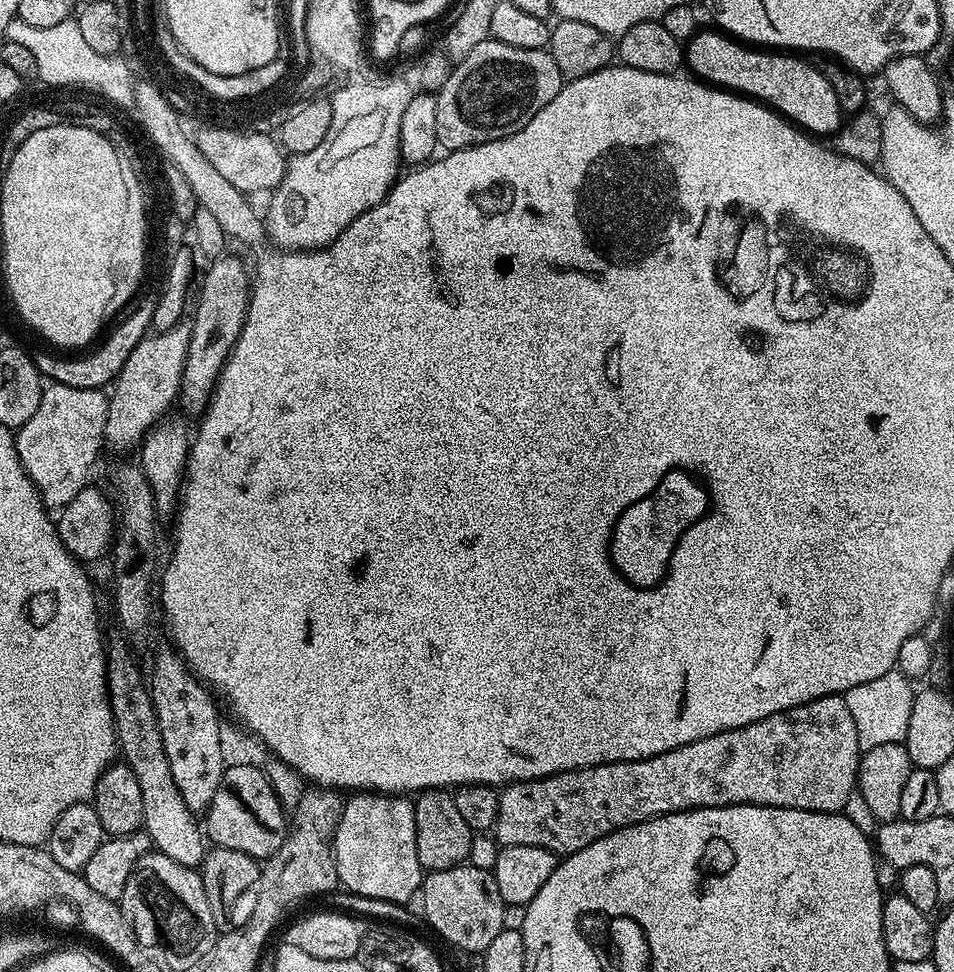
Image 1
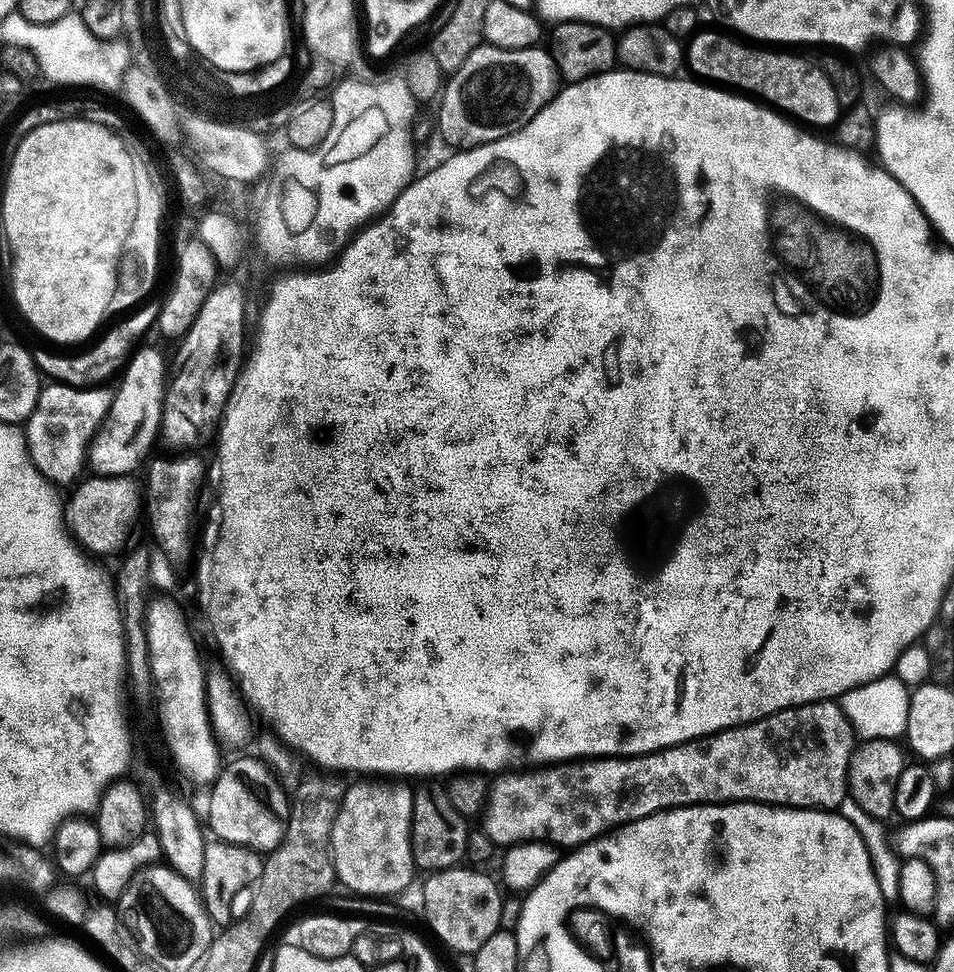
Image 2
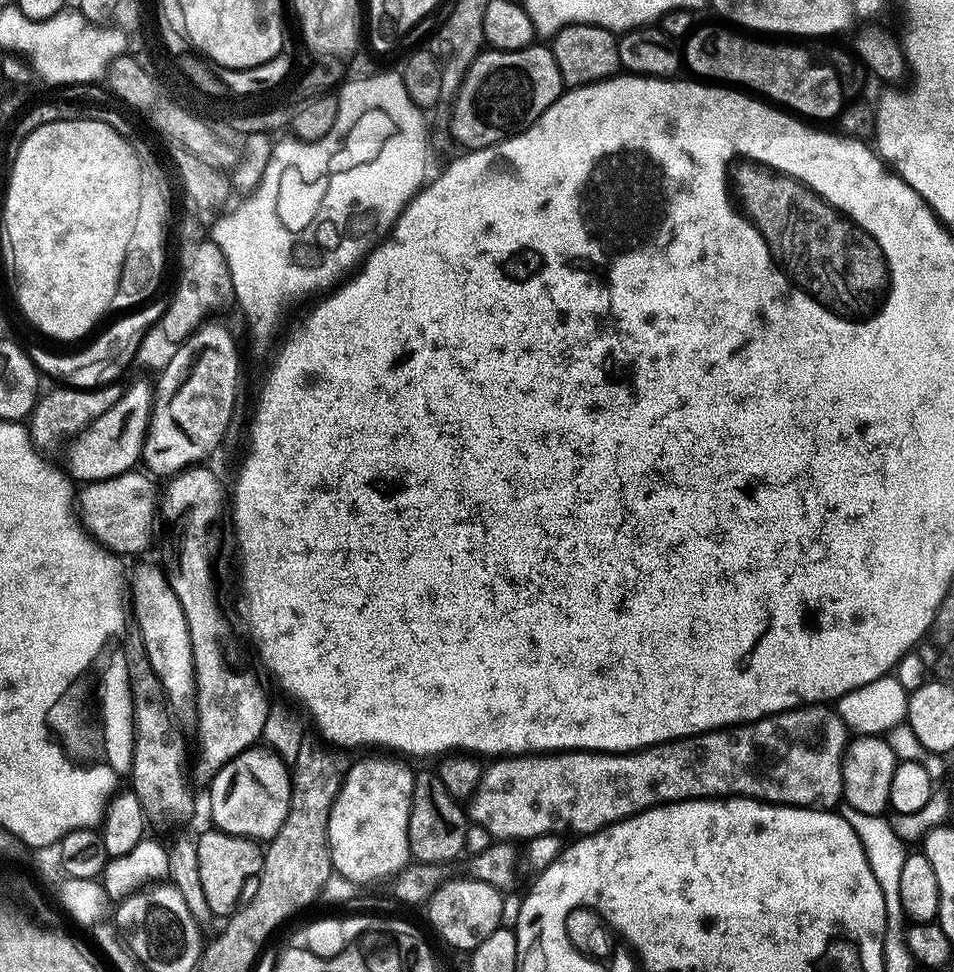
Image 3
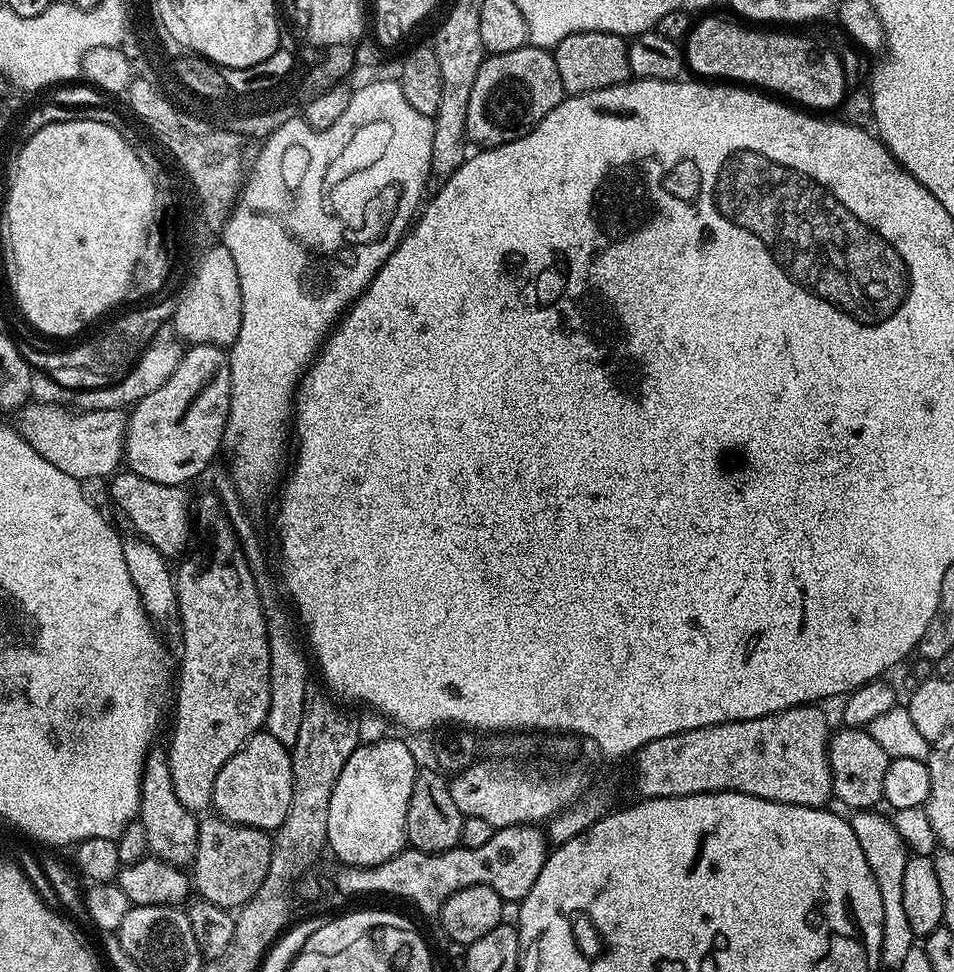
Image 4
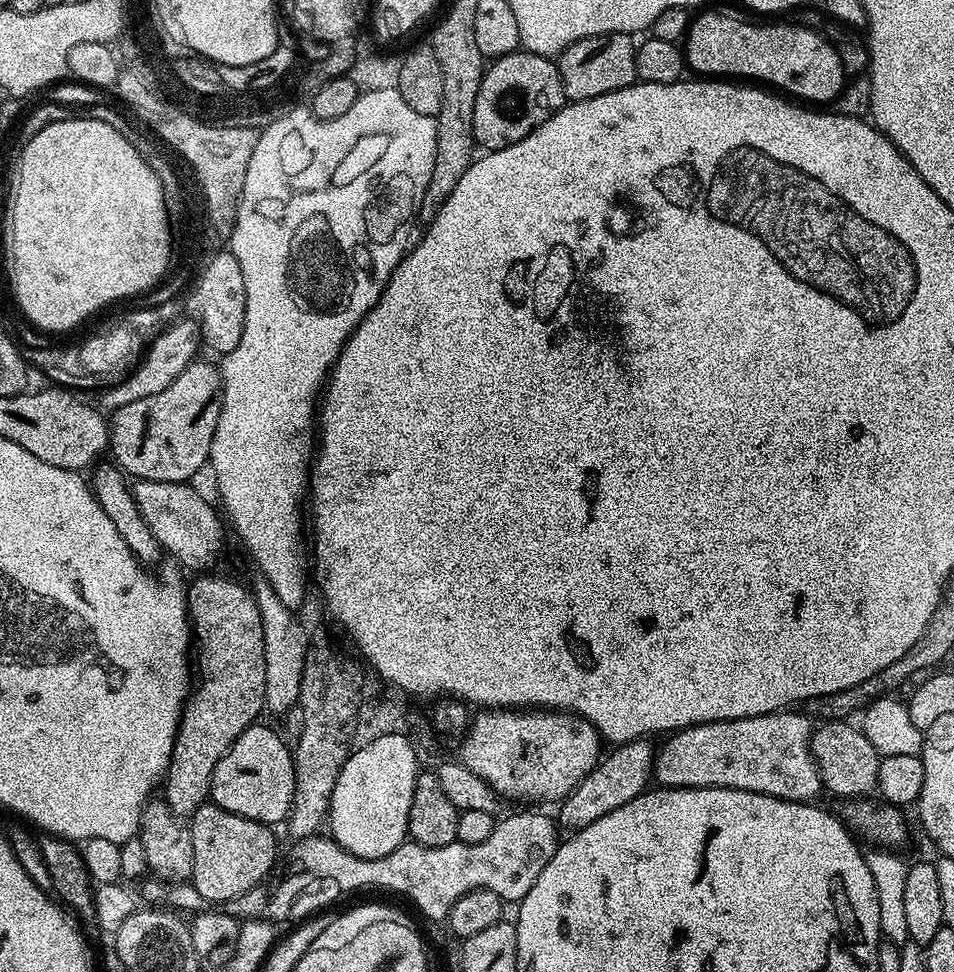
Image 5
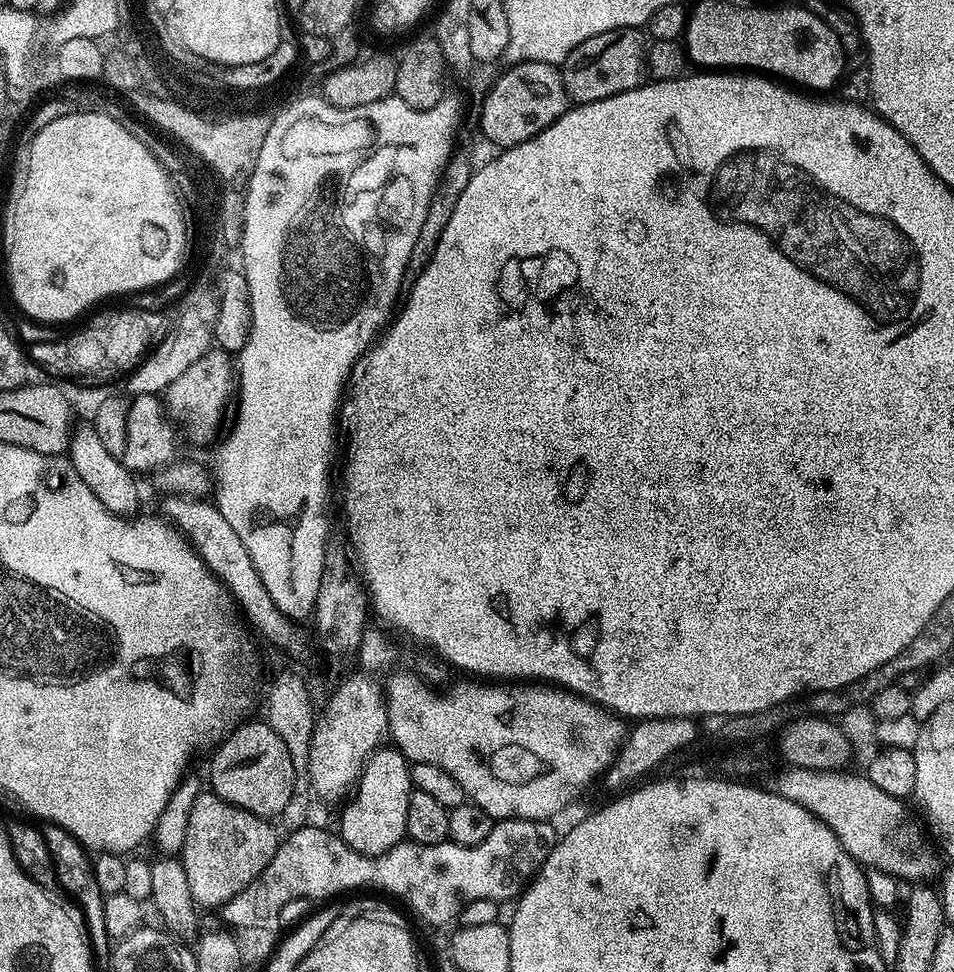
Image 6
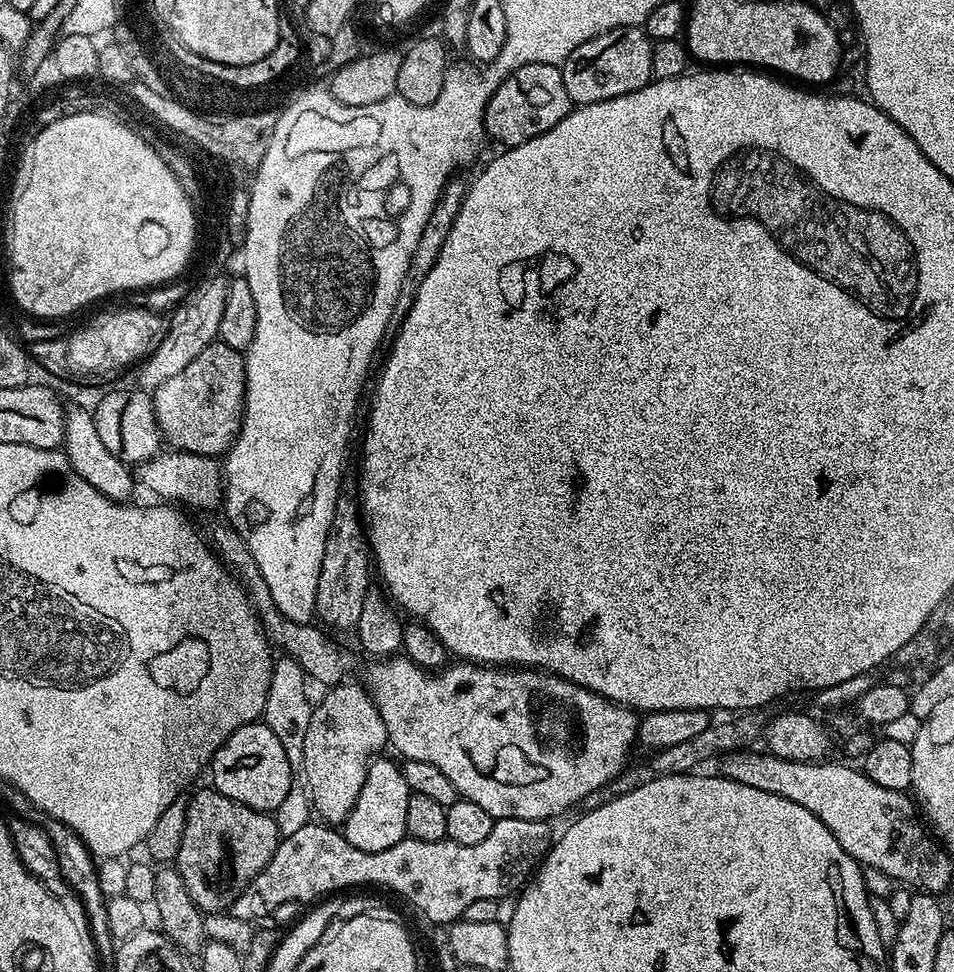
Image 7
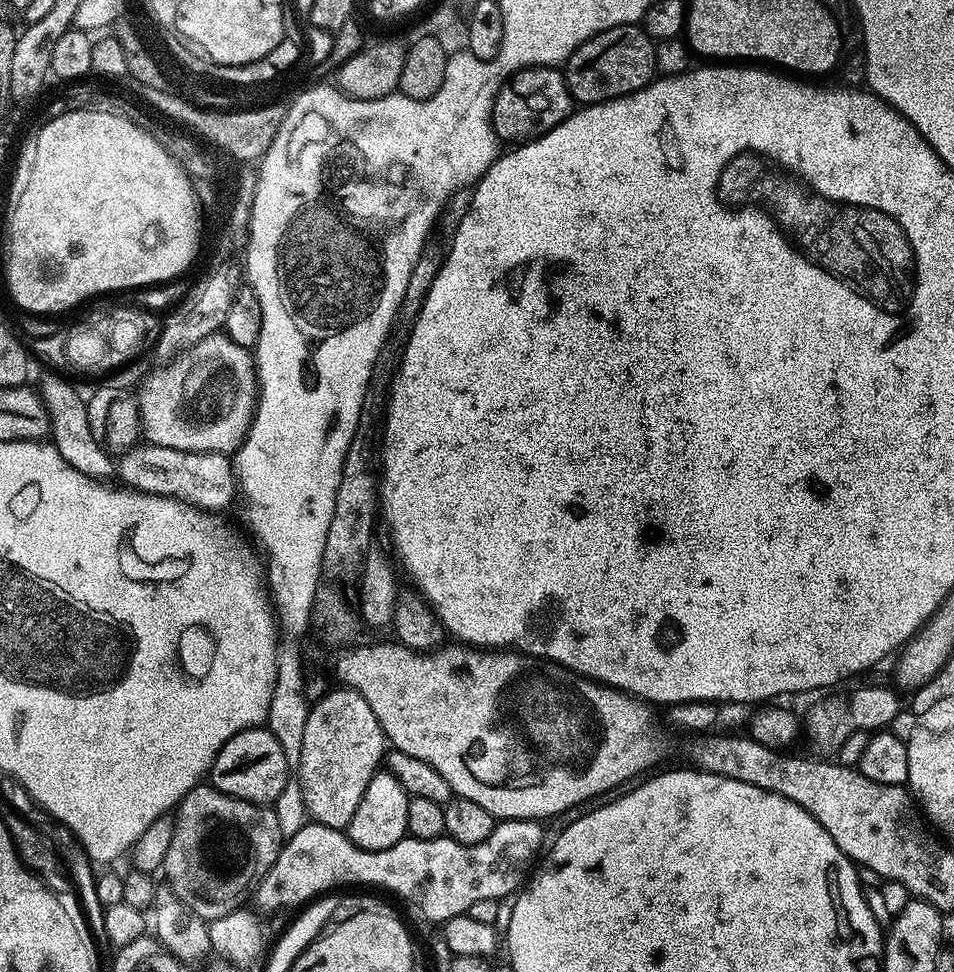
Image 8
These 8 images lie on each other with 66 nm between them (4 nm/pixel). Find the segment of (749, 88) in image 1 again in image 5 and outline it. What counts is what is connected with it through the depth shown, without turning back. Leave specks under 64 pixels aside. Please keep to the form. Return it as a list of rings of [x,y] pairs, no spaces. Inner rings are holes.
[[[703,12],[689,23],[686,37],[686,64],[696,71],[693,73],[773,84],[768,86],[781,88],[776,90],[816,106],[827,105],[824,104],[827,100],[835,101],[843,92],[846,73],[840,61],[840,48],[825,33],[824,37],[804,24],[751,24],[728,12]]]

